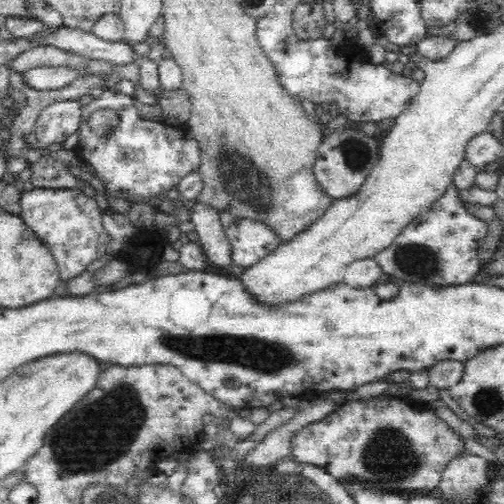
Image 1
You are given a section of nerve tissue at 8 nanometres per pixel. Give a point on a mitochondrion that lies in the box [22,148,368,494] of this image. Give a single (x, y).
(101, 433)

